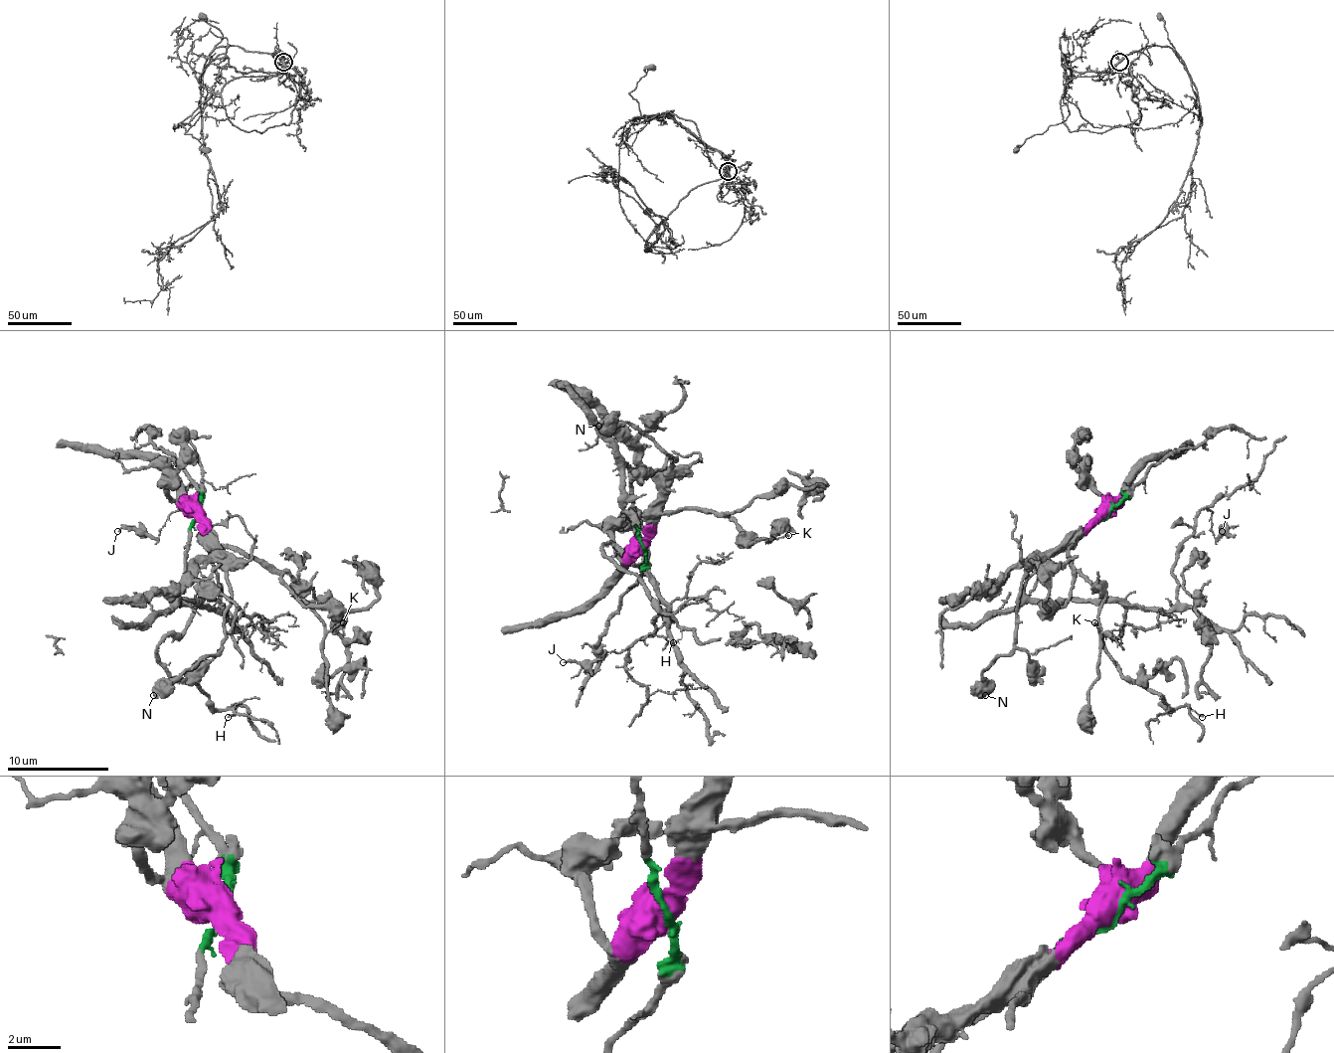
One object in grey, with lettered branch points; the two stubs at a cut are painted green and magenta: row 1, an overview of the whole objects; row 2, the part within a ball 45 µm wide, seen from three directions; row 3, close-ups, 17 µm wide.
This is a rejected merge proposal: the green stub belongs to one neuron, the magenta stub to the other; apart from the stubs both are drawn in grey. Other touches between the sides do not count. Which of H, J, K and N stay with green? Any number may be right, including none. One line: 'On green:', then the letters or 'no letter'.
On green: H, J

